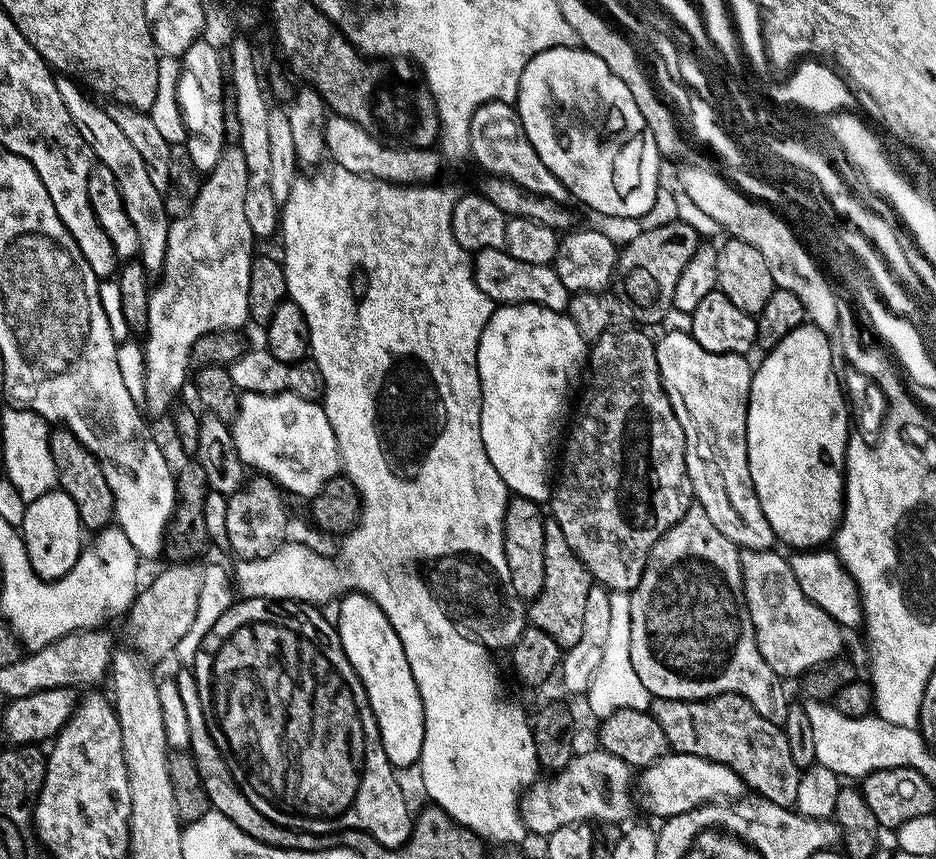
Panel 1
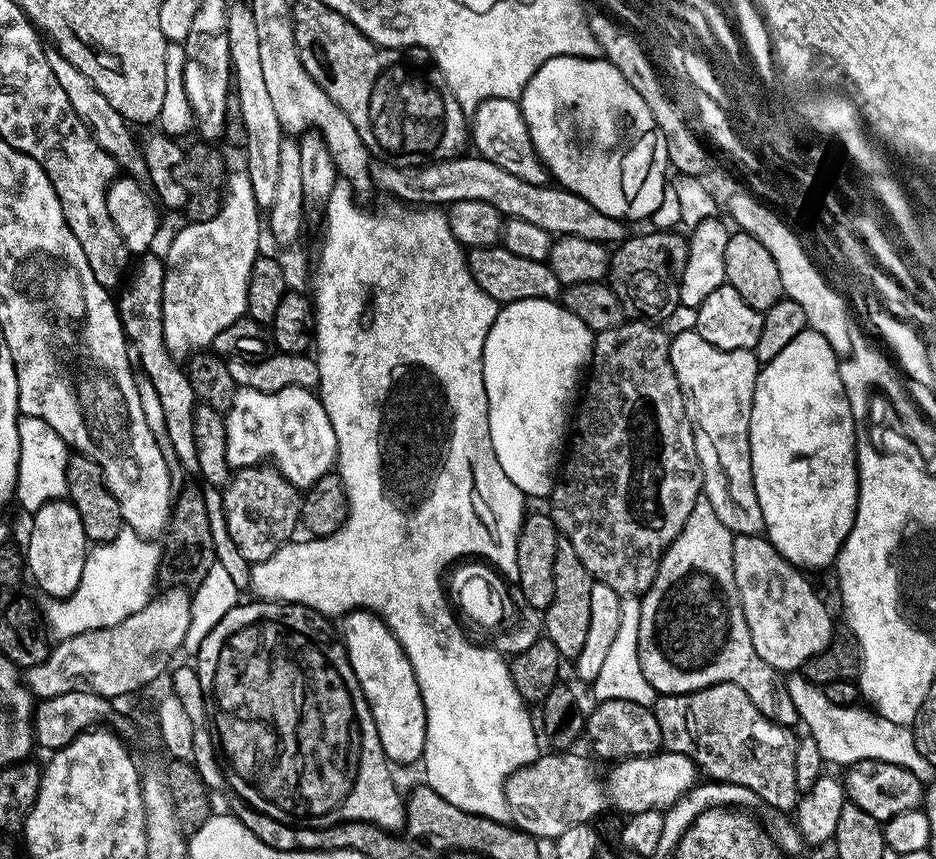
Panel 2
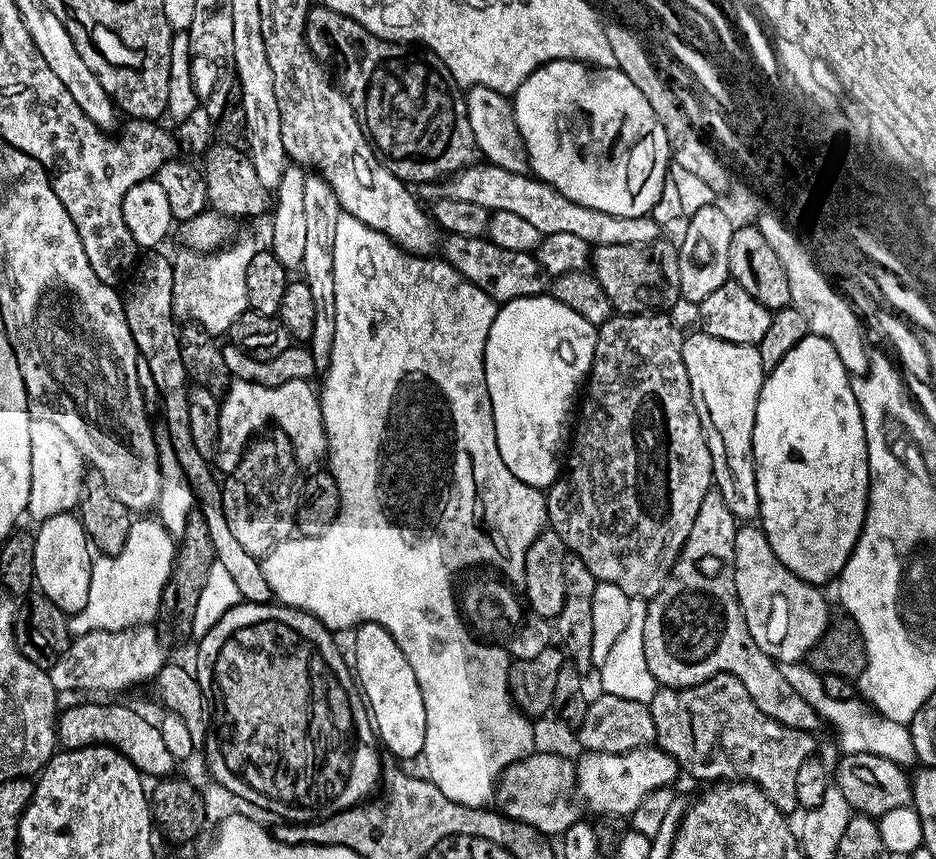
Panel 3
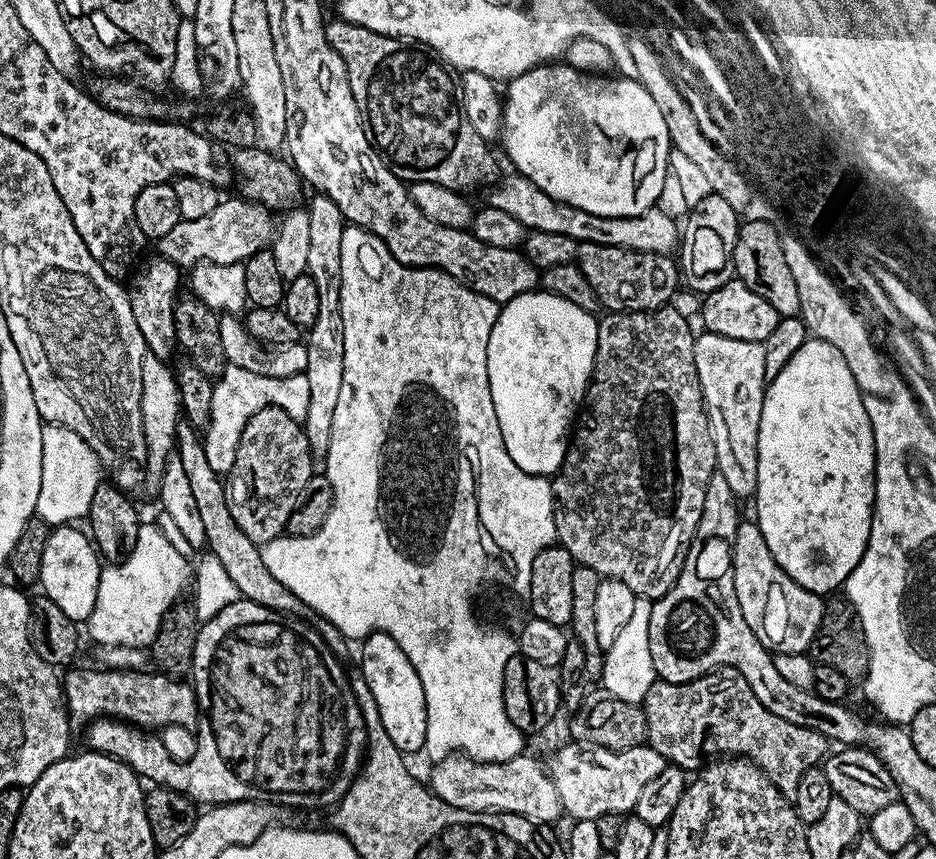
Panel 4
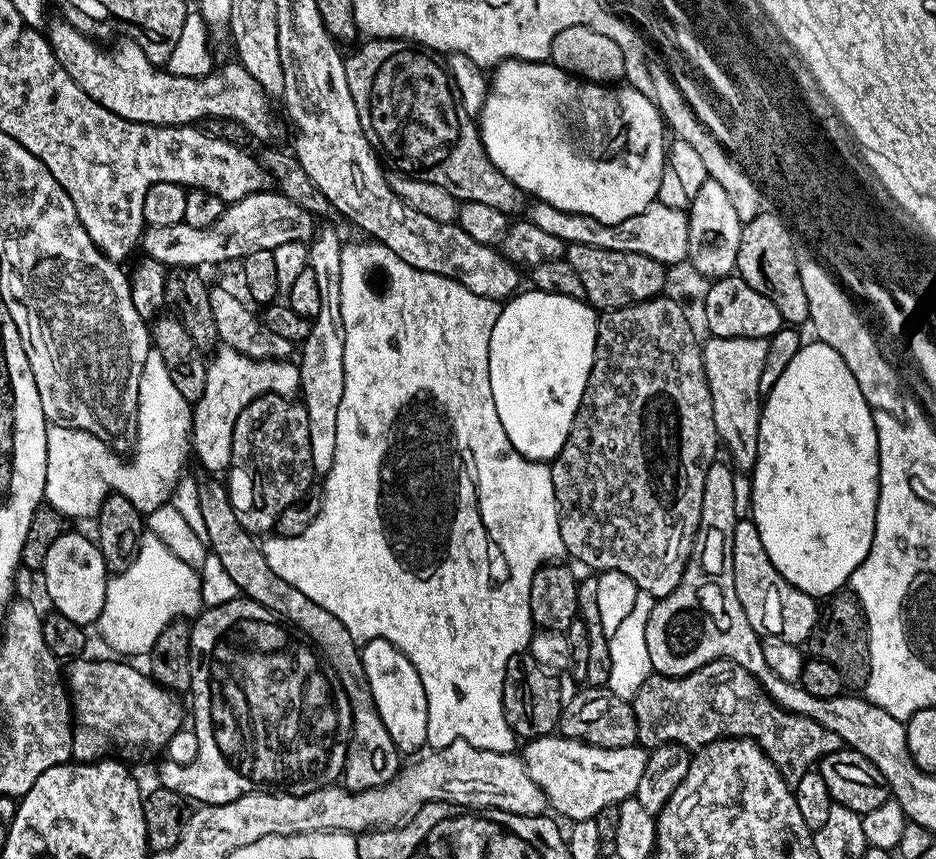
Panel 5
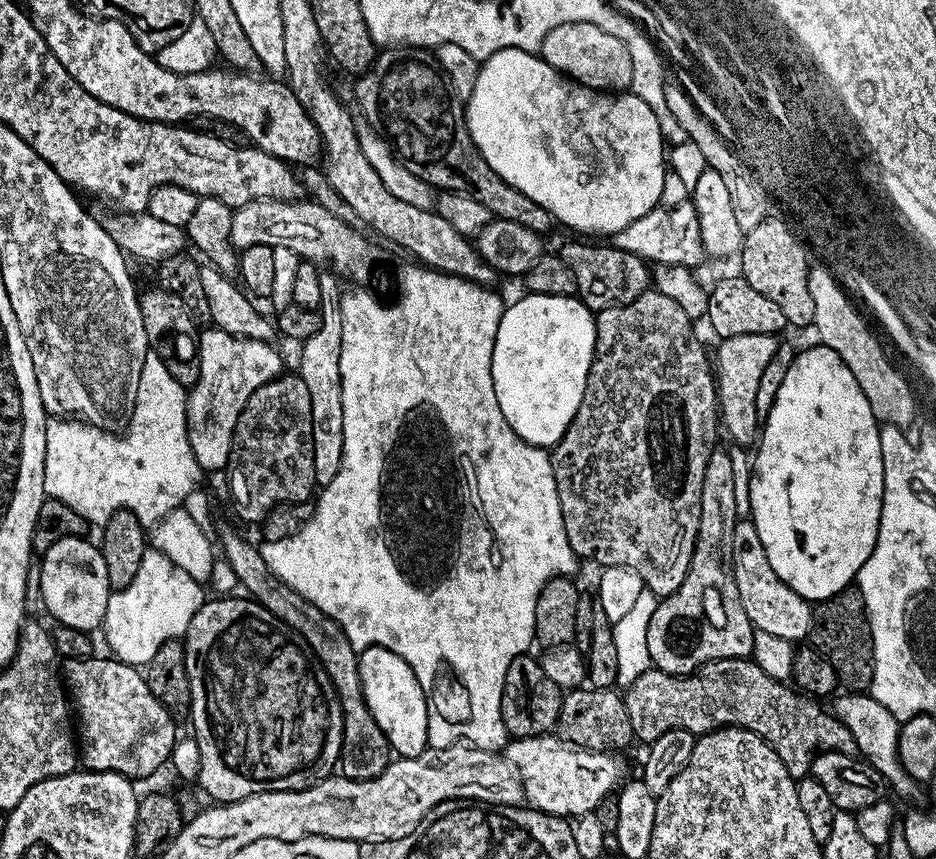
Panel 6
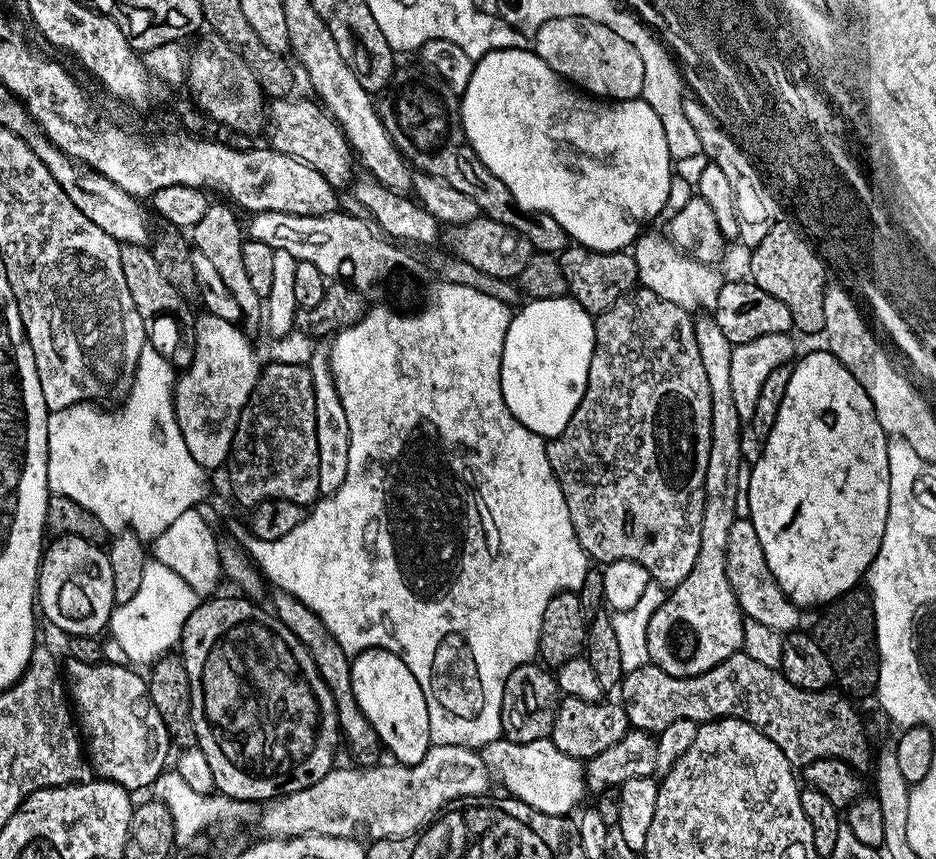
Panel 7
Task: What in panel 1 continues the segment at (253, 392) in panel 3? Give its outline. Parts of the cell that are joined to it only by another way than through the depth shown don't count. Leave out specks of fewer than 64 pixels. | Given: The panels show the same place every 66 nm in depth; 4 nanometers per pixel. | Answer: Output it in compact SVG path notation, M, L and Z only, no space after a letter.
M280 392L276 396L243 393L240 409L235 421L230 424L234 446L249 469L257 468L257 473L275 482L285 493L311 498L317 496L328 482L341 475L340 451L330 418L326 418L323 407L316 400L302 398L296 392Z

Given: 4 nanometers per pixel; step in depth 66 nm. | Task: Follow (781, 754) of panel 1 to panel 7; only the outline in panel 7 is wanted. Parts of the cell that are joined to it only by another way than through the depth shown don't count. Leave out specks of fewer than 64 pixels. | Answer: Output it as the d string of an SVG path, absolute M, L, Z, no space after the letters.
M742 650L726 658L718 666L706 670L697 676L675 676L666 674L654 663L646 663L640 669L630 670L623 674L618 685L619 703L624 705L624 713L633 729L640 729L651 734L659 734L670 722L678 719L692 719L697 722L718 720L722 716L737 716L740 720L750 722L766 738L770 738L786 754L793 766L803 766L818 758L834 757L851 764L857 772L867 773L874 764L873 749L868 749L868 736L864 733L864 724L856 717L856 708L851 699L843 691L825 690L823 692L807 692L791 684L783 672L762 666L762 662L754 662Z

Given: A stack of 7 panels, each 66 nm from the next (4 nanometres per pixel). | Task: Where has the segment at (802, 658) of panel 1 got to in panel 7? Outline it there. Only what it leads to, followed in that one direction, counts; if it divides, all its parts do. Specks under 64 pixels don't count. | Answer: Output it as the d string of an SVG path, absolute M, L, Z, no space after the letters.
M738 518L730 526L730 538L726 542L726 578L740 603L741 613L747 619L762 622L762 626L770 626L770 630L781 634L801 627L801 609L784 593L782 586L778 586L774 574L770 574L766 554L762 554L762 542L758 542L758 534L747 518Z

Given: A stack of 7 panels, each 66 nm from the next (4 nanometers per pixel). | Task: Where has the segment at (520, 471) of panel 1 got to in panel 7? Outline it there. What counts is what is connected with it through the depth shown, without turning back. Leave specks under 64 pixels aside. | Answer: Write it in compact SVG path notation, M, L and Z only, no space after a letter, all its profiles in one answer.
M559 296L545 300L528 300L513 315L502 346L500 389L510 414L514 414L514 418L518 418L518 422L522 422L528 432L545 438L555 438L562 434L562 430L566 430L566 422L570 422L574 410L578 410L578 402L582 402L582 394L586 394L595 341L593 313L587 312L579 302L571 298Z

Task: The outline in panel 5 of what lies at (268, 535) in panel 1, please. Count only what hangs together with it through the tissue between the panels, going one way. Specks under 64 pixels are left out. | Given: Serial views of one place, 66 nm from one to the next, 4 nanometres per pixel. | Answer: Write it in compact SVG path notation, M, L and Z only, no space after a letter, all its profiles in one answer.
M268 392L254 398L234 422L232 463L226 473L228 497L247 532L268 534L275 529L286 506L301 500L313 487L310 425L299 399Z

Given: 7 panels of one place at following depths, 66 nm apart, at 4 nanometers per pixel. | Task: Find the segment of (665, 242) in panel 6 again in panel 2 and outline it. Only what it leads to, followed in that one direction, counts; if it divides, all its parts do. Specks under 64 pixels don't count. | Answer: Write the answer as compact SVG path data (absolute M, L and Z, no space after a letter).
M461 154L452 160L433 160L430 164L397 168L383 166L375 169L374 180L386 191L404 200L408 206L450 206L454 202L490 202L494 210L498 210L505 218L522 219L533 226L542 226L542 230L551 232L553 237L573 236L574 238L590 238L590 242L598 242L605 246L615 245L625 239L625 221L615 220L610 214L602 214L586 198L569 192L567 188L549 186L548 184L531 184L522 182L522 178L514 178L502 170L502 166L494 166L479 154Z

